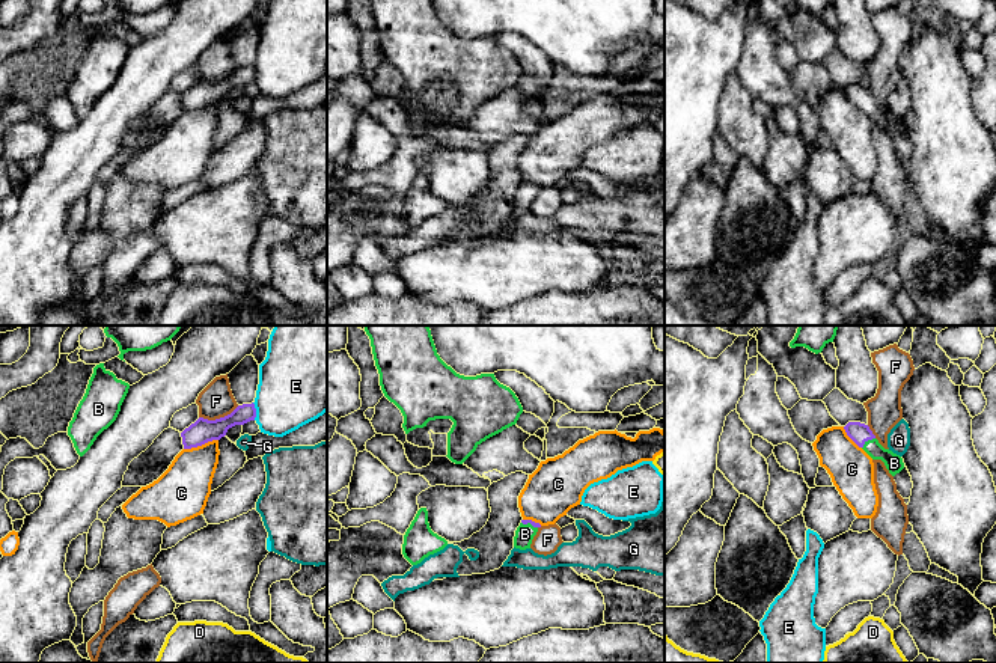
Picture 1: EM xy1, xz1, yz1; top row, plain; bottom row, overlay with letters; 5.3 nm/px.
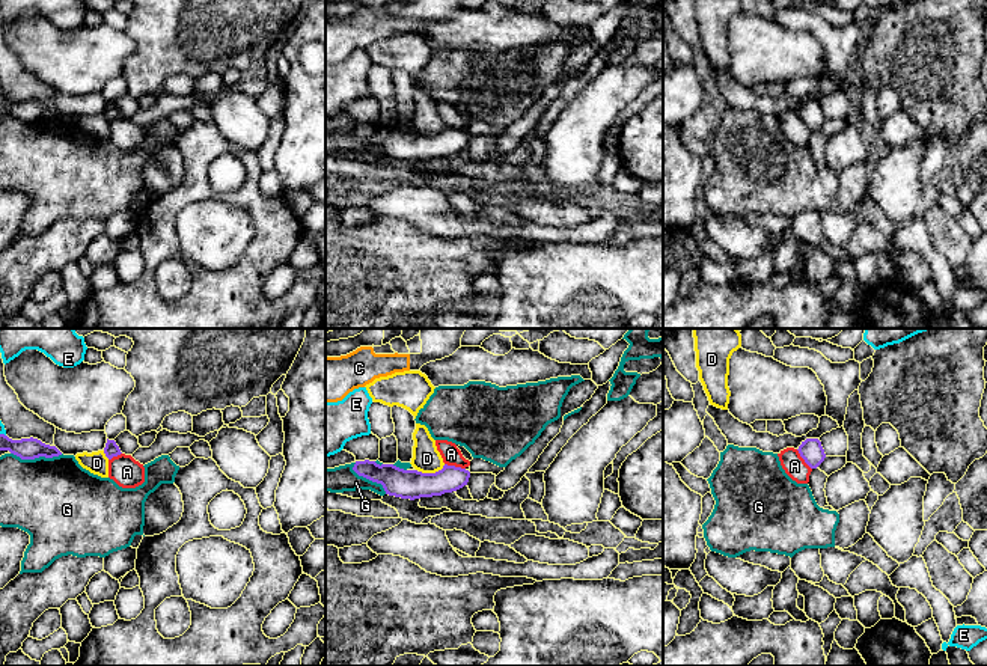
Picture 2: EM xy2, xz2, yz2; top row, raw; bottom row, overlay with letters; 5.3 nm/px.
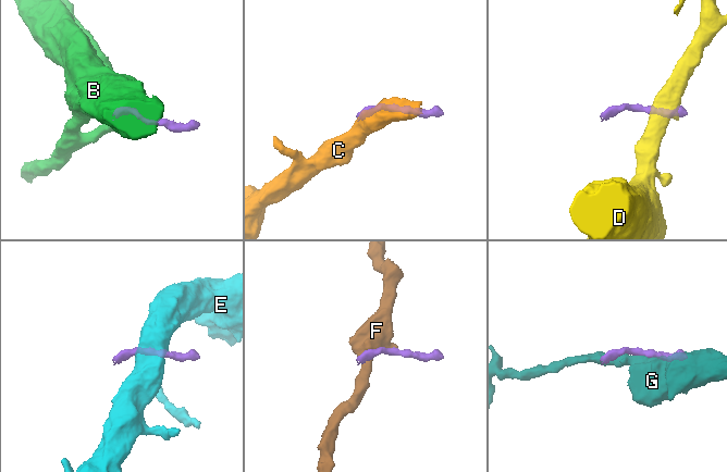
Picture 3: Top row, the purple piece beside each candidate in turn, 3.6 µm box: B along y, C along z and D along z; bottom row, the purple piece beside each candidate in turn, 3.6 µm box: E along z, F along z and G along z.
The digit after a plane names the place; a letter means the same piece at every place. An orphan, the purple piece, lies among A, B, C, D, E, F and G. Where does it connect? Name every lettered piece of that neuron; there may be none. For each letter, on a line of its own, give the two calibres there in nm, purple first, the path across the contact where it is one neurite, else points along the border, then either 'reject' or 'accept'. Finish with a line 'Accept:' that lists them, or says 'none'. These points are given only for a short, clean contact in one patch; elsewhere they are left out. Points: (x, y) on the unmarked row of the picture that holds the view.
A: 160/100 nm | along xz2 (445, 125), (464, 131) | reject
B: 110/100 nm | reject
C: 130/280 nm | along xy1 (217, 101), (184, 112) | reject
D: 160/150 nm | accept
E: 110/380 nm | along xy1 (252, 65), (255, 82) | reject
F: 130/180 nm | along xy1 (238, 68), (214, 82), (199, 80) | reject
G: 110/440 nm | along xy2 (11, 115), (21, 121), (58, 119), (62, 116) | reject
Accept: D

